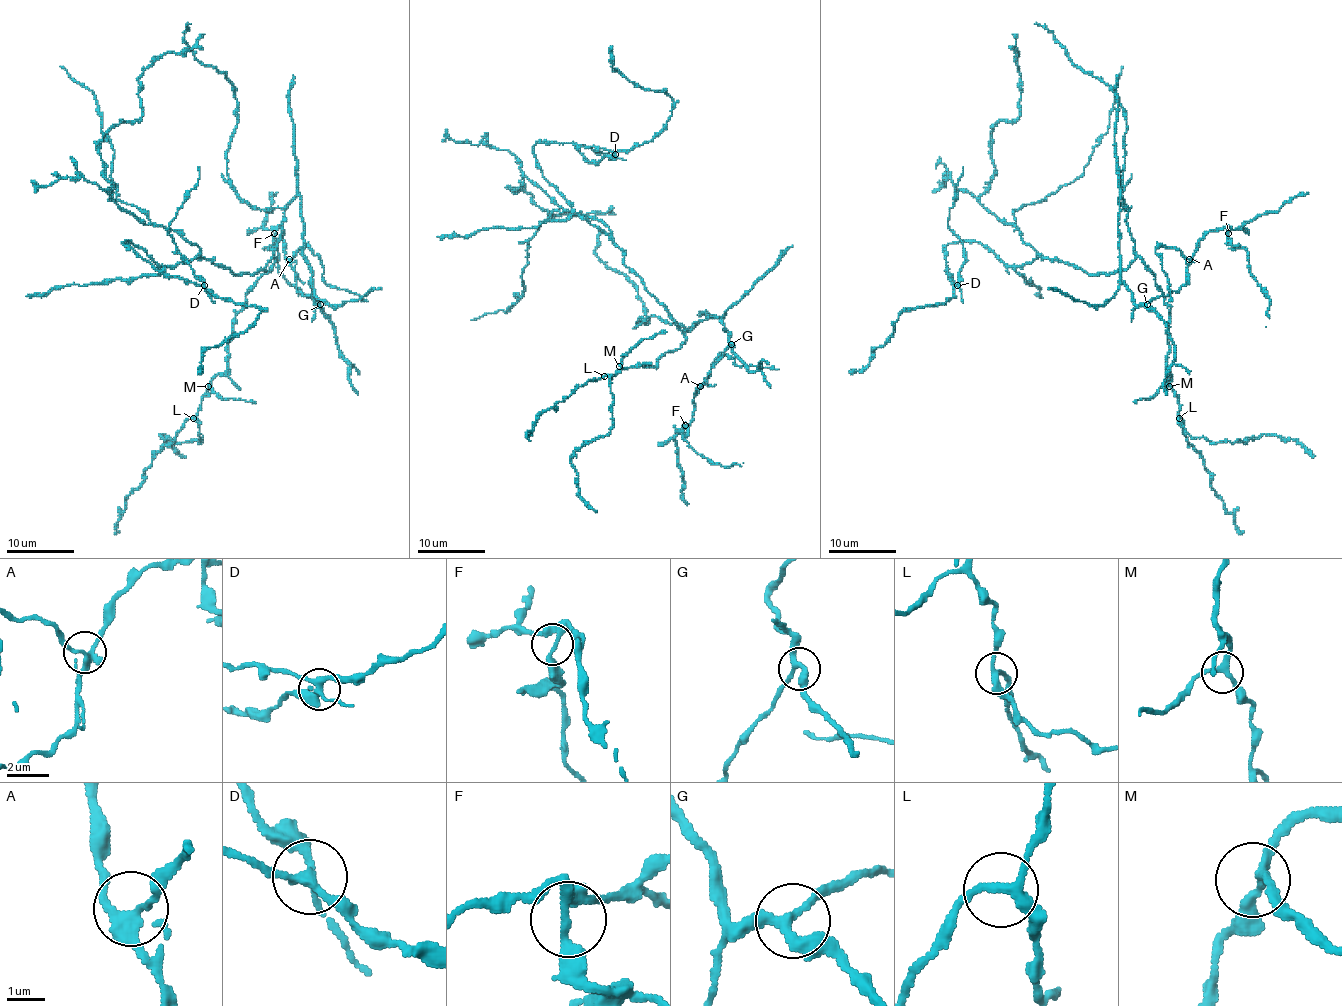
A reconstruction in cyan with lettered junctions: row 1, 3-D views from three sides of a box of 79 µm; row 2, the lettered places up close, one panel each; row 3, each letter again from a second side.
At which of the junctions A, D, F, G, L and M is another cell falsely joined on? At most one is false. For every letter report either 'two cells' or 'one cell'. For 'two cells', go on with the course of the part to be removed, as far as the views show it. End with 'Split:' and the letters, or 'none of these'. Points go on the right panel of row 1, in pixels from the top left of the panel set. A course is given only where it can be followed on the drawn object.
A: one cell
D: two cells; course (958, 286), (965, 252), (948, 218), (963, 167)
F: one cell
G: one cell
L: one cell
M: one cell
Split: D

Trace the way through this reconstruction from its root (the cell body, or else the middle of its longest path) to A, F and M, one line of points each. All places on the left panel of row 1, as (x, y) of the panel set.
A: (247, 274), (262, 270), (272, 259), (284, 209), (298, 196), (303, 259), (318, 304), (296, 289), (289, 259)
F: (247, 274), (272, 259), (284, 209), (298, 196), (303, 259), (318, 304), (296, 289), (283, 231), (274, 233)
M: (247, 274), (262, 270), (274, 259), (274, 264), (245, 296), (245, 304), (235, 316), (227, 369), (208, 386)

